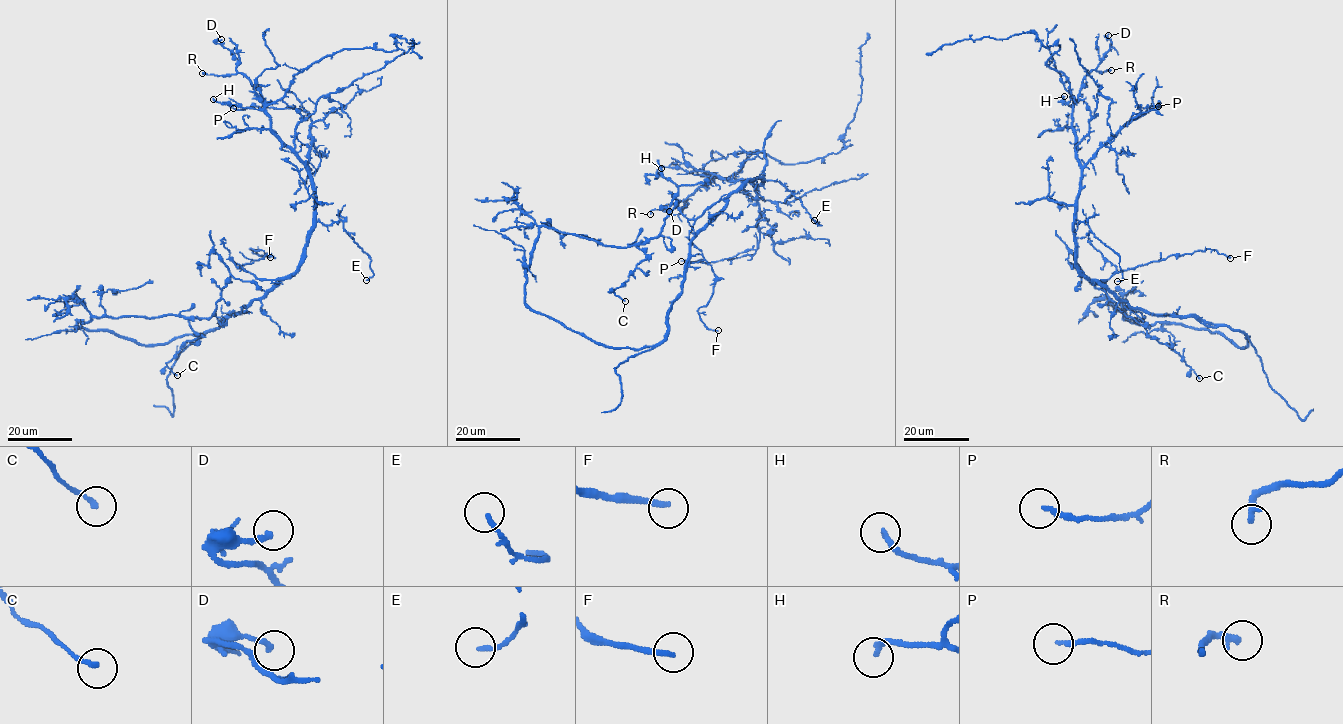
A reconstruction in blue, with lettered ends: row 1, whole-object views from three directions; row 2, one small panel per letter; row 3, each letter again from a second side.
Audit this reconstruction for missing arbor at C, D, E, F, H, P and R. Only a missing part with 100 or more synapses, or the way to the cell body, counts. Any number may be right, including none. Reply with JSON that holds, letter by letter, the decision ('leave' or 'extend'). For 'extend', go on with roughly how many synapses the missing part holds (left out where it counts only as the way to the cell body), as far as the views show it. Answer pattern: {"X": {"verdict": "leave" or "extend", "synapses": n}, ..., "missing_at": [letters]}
{"C": {"verdict": "leave"}, "D": {"verdict": "leave"}, "E": {"verdict": "leave"}, "F": {"verdict": "leave"}, "H": {"verdict": "leave"}, "P": {"verdict": "leave"}, "R": {"verdict": "leave"}, "missing_at": []}

